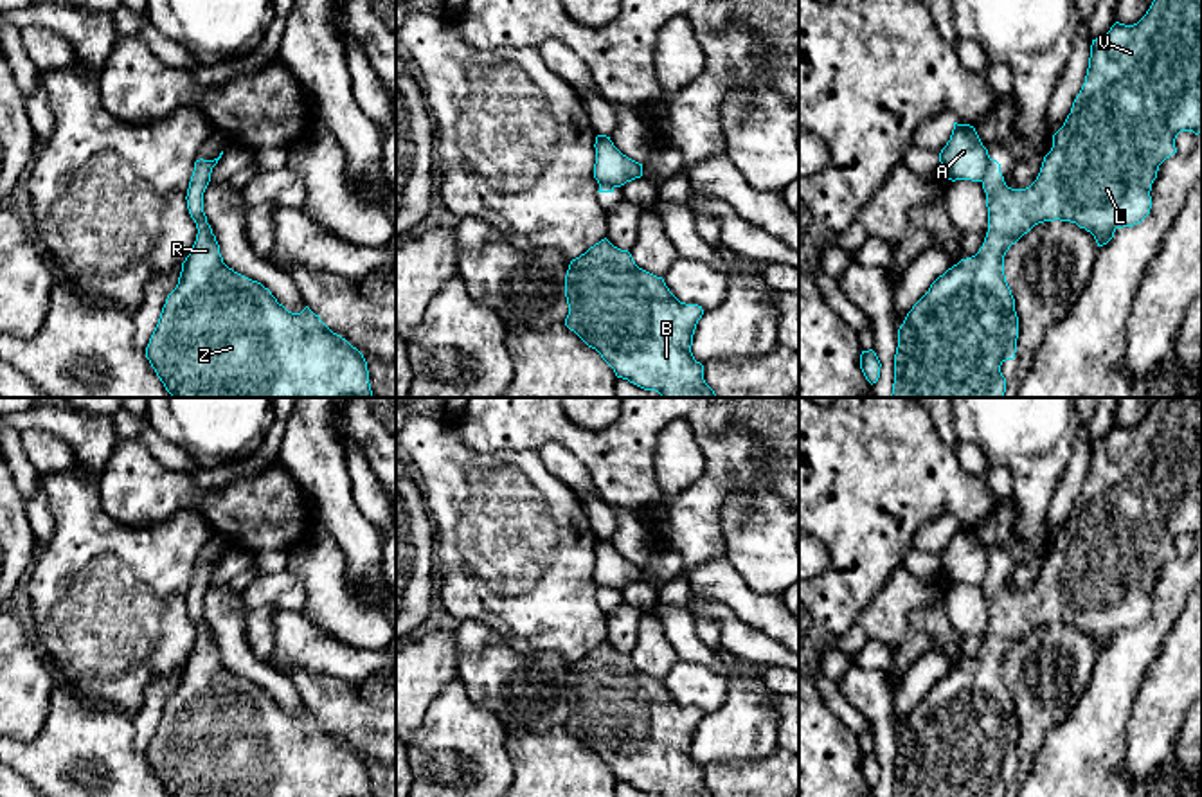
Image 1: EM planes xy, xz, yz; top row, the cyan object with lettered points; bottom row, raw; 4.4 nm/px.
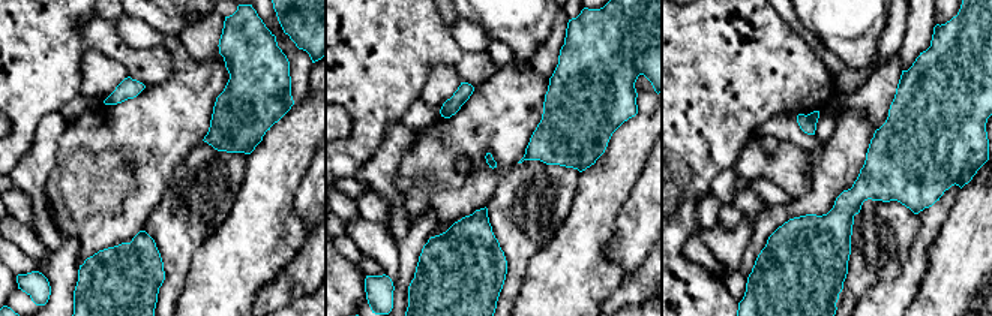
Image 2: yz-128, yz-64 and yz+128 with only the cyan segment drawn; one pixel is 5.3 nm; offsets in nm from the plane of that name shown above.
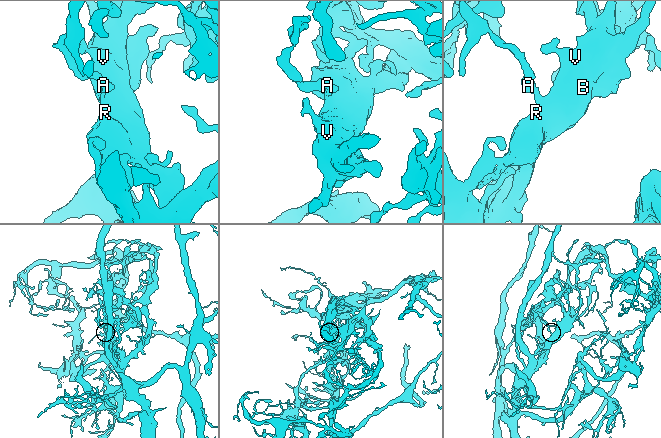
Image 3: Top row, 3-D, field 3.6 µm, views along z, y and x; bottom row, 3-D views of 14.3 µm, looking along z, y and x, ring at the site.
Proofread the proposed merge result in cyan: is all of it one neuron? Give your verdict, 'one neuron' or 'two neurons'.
two neurons

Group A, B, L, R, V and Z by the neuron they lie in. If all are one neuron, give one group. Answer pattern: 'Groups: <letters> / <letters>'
Groups: A / B L R V Z

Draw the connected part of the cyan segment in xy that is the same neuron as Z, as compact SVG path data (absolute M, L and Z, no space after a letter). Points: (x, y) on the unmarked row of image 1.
M200 561L194 565L194 574L193 574L193 579L189 585L185 603L187 603L189 617L194 622L196 631L198 631L196 644L193 648L191 657L182 666L178 687L167 698L160 721L158 721L158 727L146 750L146 761L149 763L157 779L164 786L166 793L169 797L372 797L371 786L369 786L367 765L356 750L353 750L340 738L333 736L320 723L320 720L315 718L308 709L300 716L288 714L283 707L277 705L277 702L272 698L272 694L268 691L265 691L257 684L252 684L252 682L234 675L232 671L229 671L223 666L223 660L220 657L220 648L216 644L216 639L212 637L211 628L207 626L205 615L203 615L203 596L211 585L211 576L212 576L212 567L209 563Z

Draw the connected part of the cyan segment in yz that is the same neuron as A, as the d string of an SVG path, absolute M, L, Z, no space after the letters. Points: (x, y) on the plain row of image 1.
M954 525L950 543L939 556L939 565L941 576L952 585L982 585L990 558L973 529Z

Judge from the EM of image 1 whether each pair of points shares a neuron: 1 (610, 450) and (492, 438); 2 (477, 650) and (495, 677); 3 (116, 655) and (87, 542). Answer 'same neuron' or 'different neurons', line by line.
1: same neuron
2: same neuron
3: same neuron

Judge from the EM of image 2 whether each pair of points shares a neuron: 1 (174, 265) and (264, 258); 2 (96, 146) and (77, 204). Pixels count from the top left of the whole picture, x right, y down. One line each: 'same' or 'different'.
1: different
2: same

